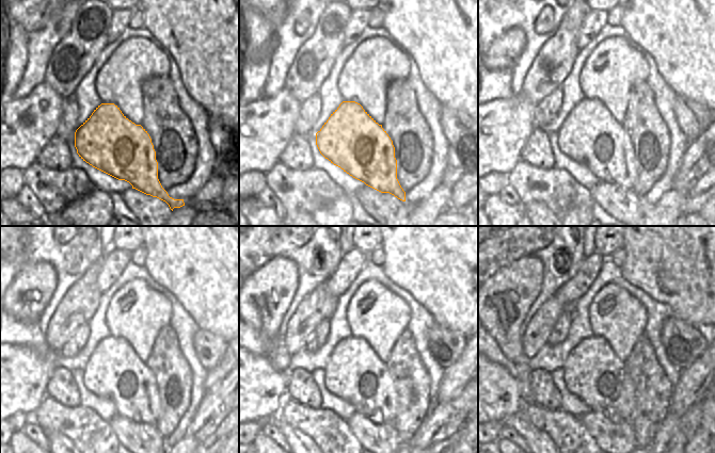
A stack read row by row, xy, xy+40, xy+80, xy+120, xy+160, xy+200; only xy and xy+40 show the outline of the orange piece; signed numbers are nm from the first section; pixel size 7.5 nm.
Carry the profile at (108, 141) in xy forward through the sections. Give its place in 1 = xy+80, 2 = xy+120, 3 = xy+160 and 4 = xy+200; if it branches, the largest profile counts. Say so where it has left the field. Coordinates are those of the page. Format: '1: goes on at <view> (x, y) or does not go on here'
1: goes on at xy+80 (589, 135)
2: goes on at xy+120 (113, 371)
3: goes on at xy+160 (353, 372)
4: goes on at xy+200 (592, 372)

